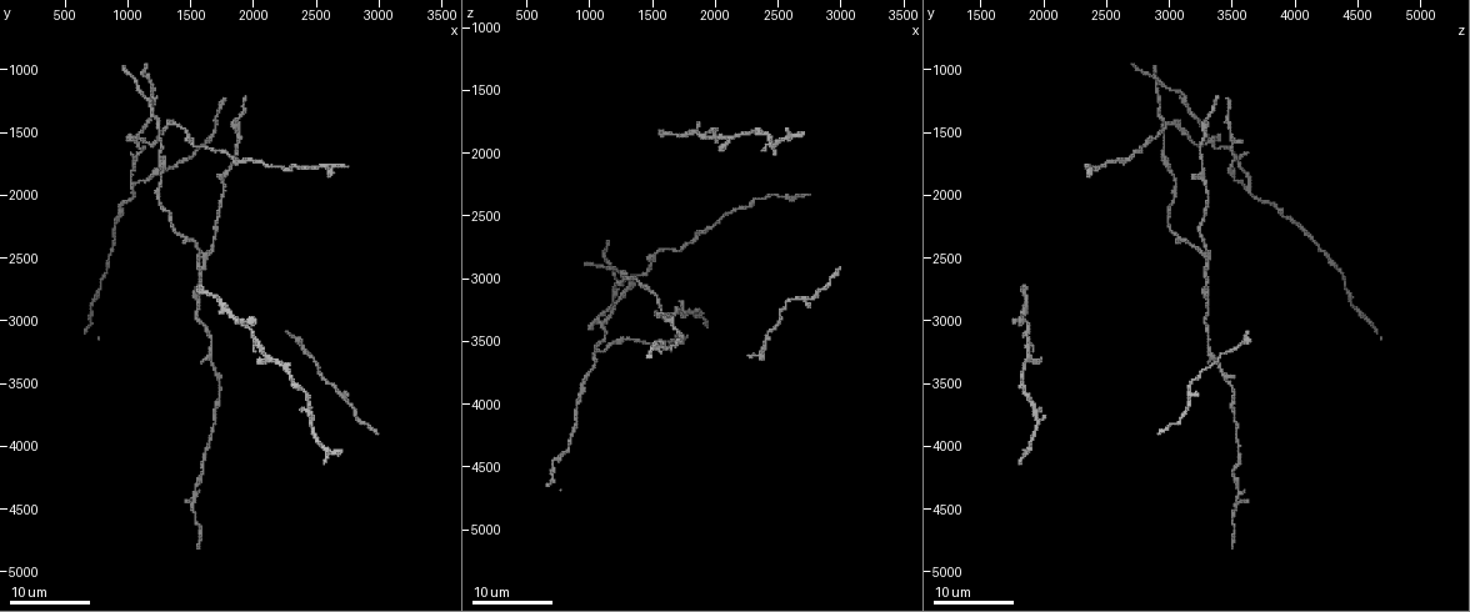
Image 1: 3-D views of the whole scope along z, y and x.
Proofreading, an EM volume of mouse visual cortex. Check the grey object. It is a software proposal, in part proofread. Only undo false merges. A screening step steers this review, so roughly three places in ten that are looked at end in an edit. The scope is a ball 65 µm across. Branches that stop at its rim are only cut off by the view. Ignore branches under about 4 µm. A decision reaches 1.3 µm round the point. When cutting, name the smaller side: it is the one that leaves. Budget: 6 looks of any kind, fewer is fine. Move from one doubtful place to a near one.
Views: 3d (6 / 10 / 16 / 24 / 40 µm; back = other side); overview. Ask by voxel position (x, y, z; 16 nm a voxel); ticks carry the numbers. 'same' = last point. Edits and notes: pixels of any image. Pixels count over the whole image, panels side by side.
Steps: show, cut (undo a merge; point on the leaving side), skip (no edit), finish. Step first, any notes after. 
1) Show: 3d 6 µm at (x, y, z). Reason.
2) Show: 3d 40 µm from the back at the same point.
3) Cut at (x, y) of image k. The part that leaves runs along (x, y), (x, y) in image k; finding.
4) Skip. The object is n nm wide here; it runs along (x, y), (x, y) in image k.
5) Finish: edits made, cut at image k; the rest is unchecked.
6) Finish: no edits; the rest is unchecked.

Show: 3d 24 µm at (1040, 1920, 3600). Small branch off a trunk.

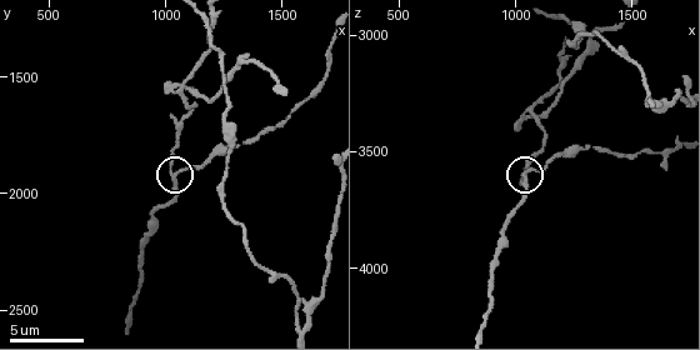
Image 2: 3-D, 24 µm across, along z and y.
Show: 3d 10 µm at (1040, 1930, 3600).

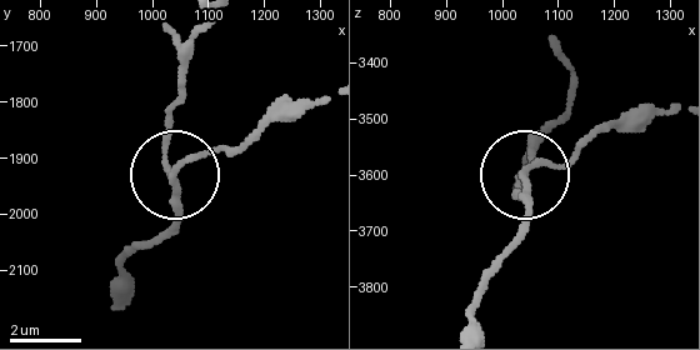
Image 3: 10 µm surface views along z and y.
Skip. 3 arms meet here; it runs along (209, 24), (166, 123), (173, 174), (239, 146), (263, 126) in image 3; one cell here.

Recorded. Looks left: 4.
Show: 3d 10 µm at (1090, 1580, 3330). Four or more arms meet.

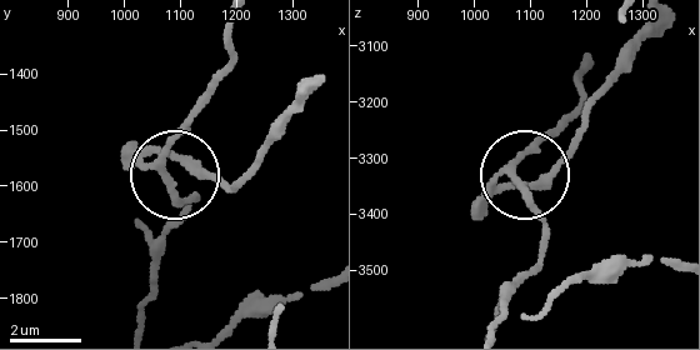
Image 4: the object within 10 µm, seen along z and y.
Show: 3d 10 µm from the back at (1080, 1580, 3340).

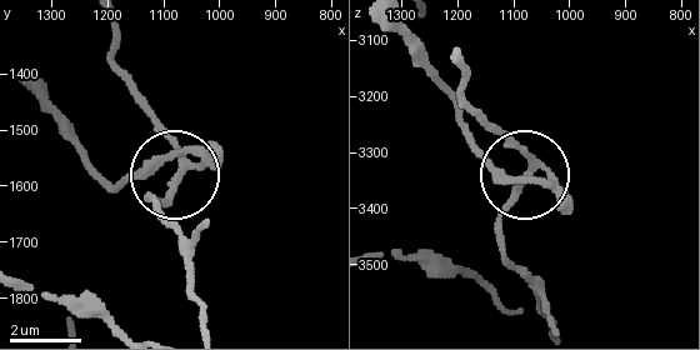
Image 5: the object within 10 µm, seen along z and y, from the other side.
Cut at (153, 169) of image 5. The side arm is 38 µm long; the part that leaves runs along (551, 185), (519, 181), (483, 149), (403, 24) in image 5; two cells meet here.

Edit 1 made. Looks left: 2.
Finish: edits made, cut at image 5; the rest is unchecked.

